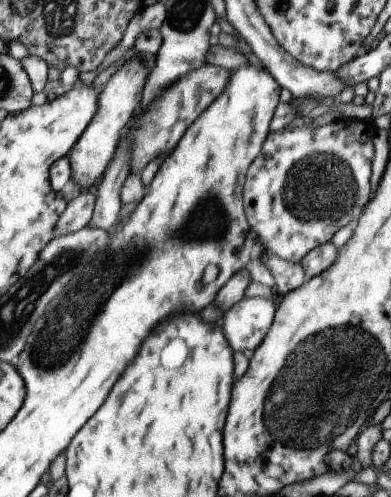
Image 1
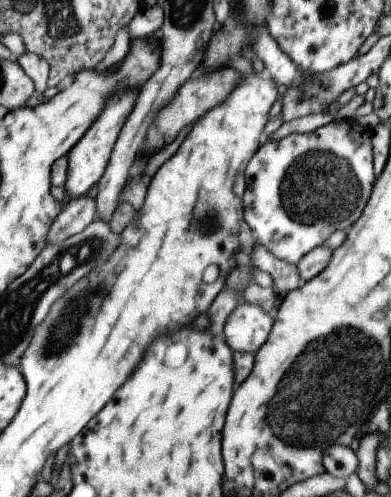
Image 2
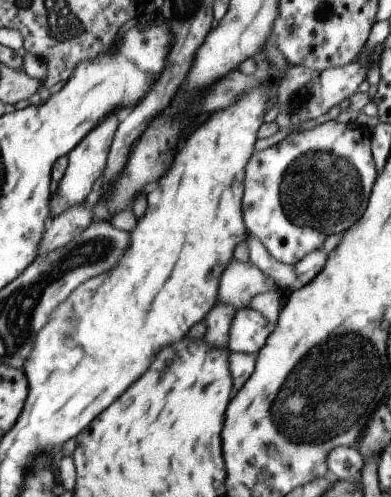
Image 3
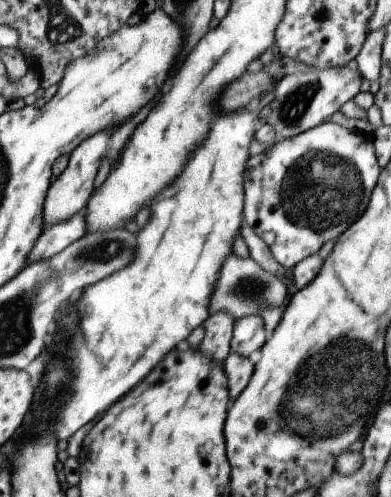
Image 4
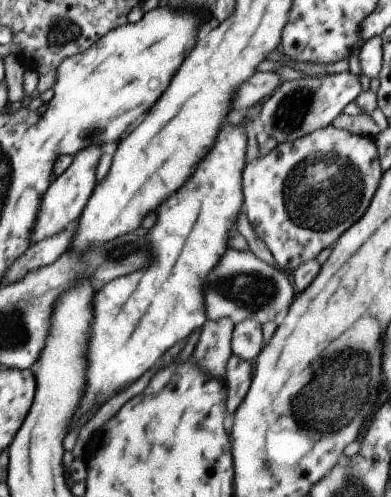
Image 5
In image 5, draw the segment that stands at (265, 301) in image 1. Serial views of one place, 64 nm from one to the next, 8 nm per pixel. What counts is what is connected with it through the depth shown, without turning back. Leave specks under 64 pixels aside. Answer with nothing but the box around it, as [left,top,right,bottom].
[231,320,263,362]

